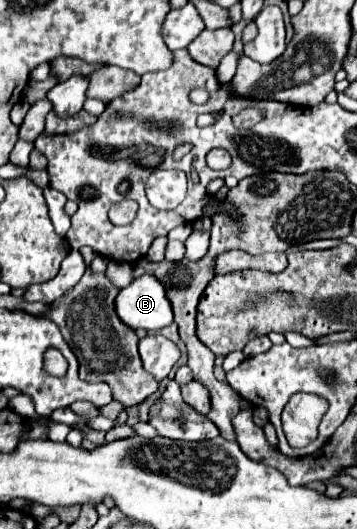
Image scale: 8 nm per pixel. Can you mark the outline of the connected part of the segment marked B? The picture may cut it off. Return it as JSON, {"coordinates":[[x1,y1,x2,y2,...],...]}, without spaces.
{"coordinates":[[142,275,124,287,116,297,116,311,126,325,146,331,164,329,174,319,166,289,152,275]]}

